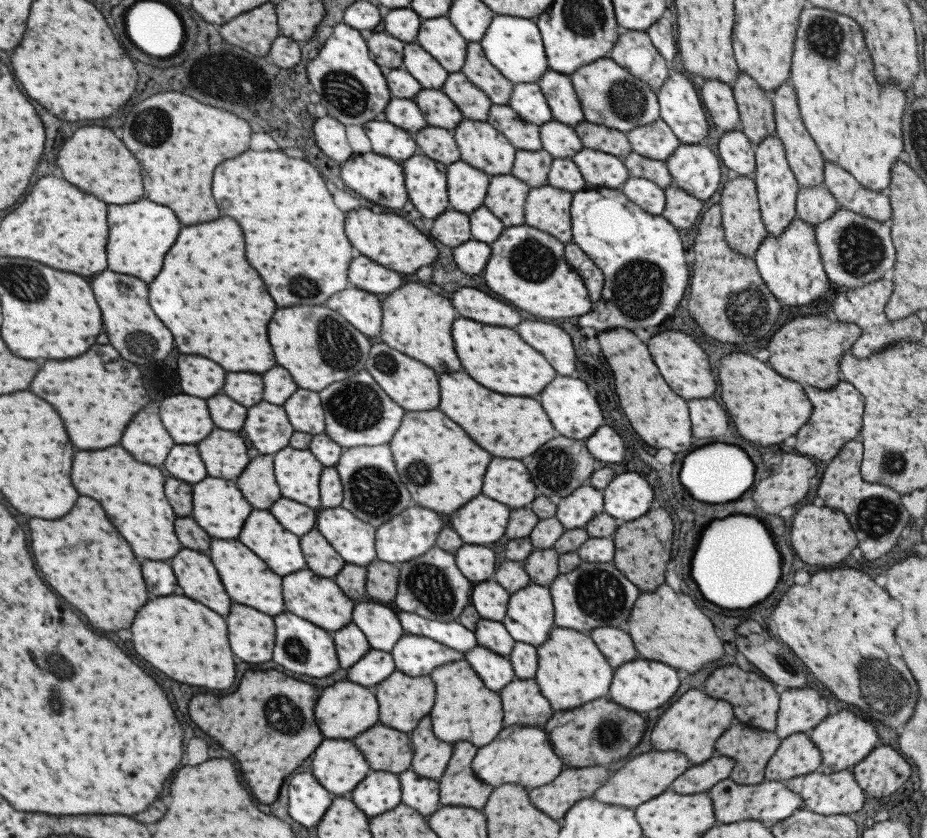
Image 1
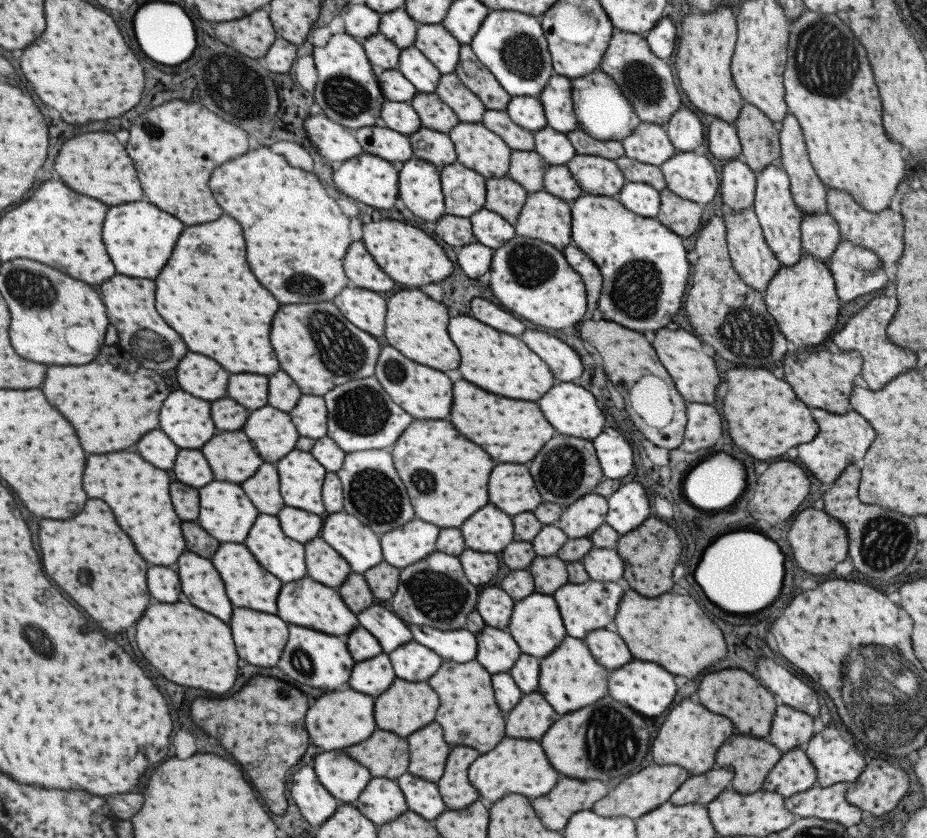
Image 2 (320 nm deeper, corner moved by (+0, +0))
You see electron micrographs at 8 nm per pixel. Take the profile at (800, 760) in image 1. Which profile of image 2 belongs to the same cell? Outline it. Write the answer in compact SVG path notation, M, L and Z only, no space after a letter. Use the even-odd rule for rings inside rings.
M804 747L782 753L762 782L762 790L775 792L784 799L796 792L816 786L816 772L807 758Z

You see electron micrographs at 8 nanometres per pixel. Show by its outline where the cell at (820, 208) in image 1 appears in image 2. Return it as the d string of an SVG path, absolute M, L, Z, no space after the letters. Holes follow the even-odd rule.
M805 214L800 222L800 245L804 252L828 263L841 236L829 214Z

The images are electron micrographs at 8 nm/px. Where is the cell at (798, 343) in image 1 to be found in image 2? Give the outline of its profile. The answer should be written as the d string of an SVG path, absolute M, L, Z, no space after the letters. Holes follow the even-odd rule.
M793 350L795 354L787 352L783 358L783 372L785 382L793 388L795 396L811 408L820 408L831 414L845 414L849 410L849 397L854 388L853 378L860 374L861 357L855 351L807 352Z

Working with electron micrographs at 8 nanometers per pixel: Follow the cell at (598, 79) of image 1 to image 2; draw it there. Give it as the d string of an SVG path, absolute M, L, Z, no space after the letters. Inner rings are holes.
M593 70L591 74L570 79L570 83L572 109L578 122L578 129L587 136L598 141L620 141L631 134L640 123L630 102L627 102L619 87L607 74Z

